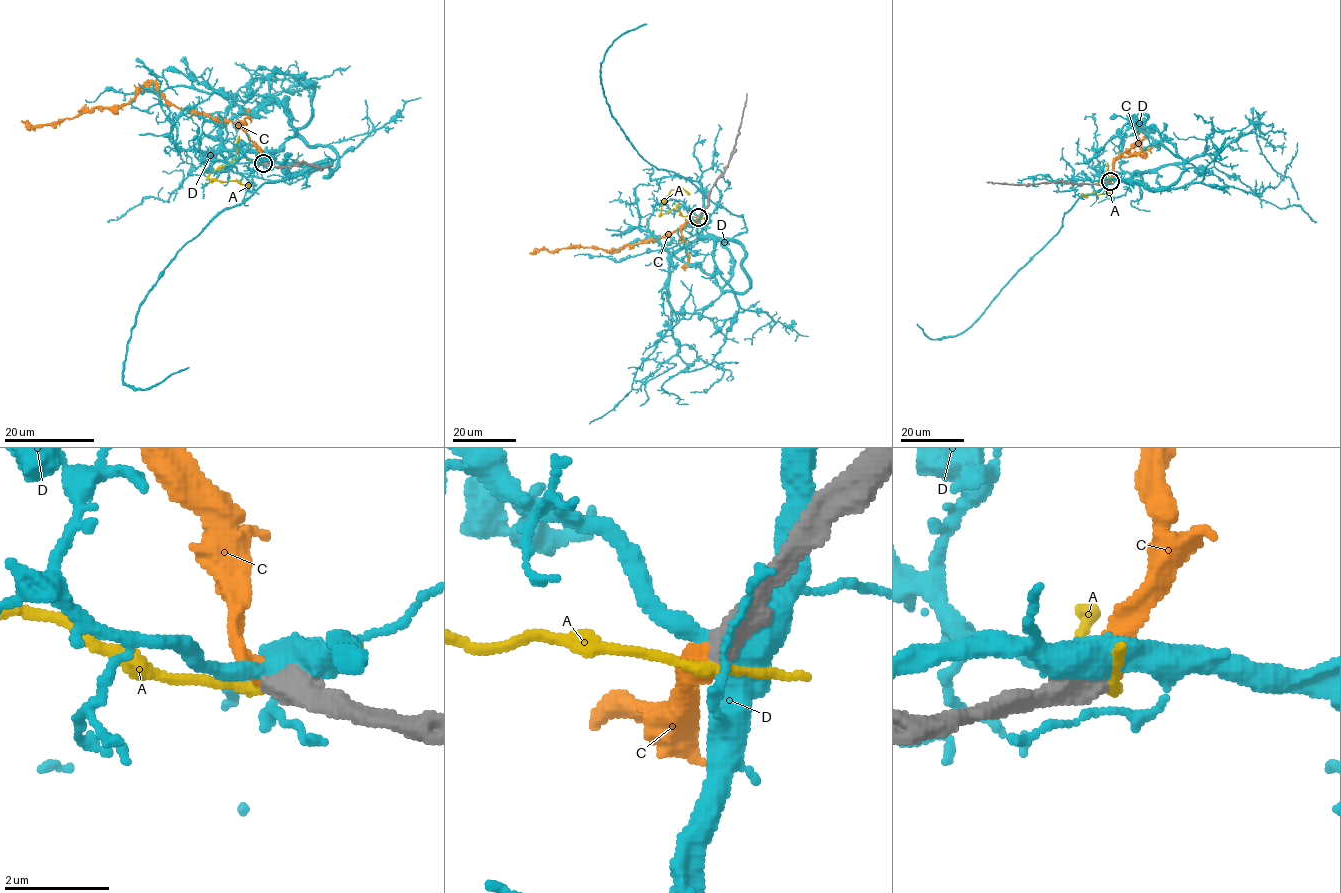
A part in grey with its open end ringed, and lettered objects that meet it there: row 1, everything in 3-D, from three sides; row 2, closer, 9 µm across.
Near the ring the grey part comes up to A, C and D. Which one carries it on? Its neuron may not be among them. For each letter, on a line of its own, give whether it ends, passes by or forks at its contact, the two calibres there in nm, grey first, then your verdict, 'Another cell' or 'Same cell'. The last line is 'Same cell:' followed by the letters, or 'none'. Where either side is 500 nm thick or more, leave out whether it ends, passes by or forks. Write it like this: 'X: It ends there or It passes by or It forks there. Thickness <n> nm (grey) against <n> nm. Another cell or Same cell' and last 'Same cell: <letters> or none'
A: It passes by. Thickness 480 nm (grey) against 180 nm. Another cell
C: Thickness 500 nm (grey) against 360 nm. Same cell
D: Thickness 600 nm (grey) against 440 nm. Another cell
Same cell: C

